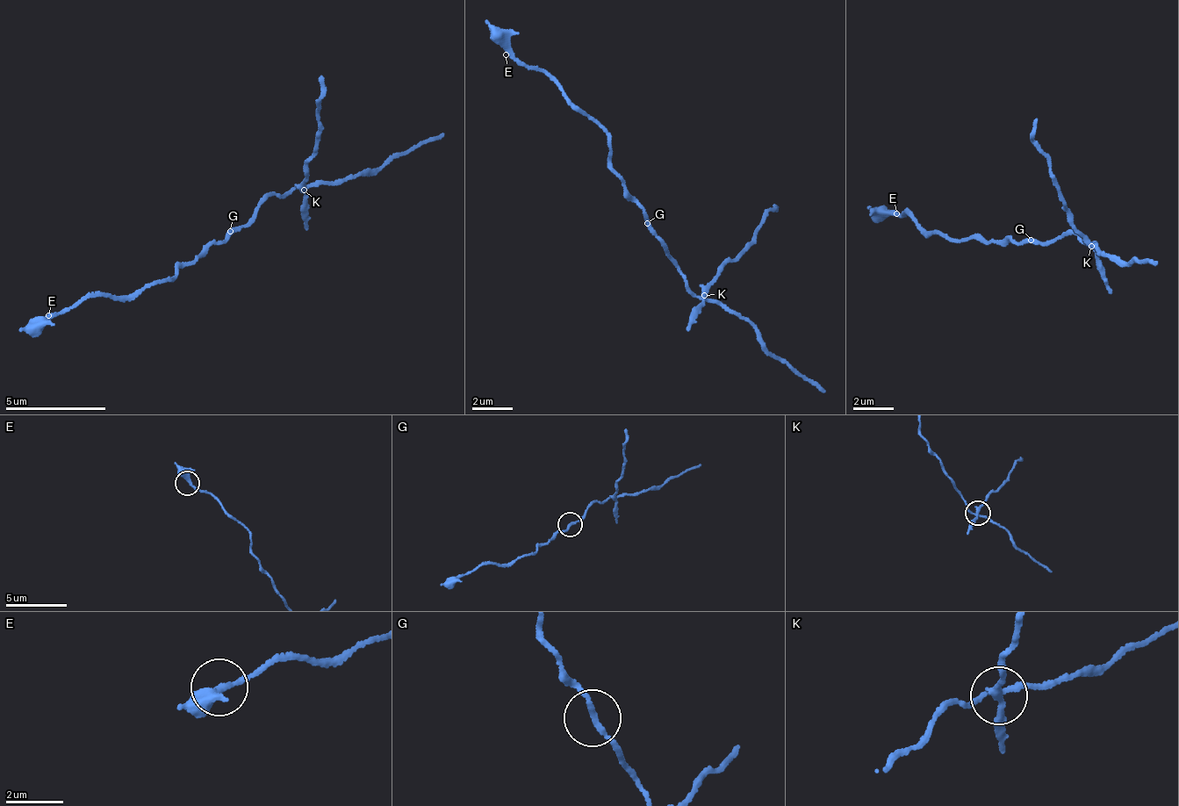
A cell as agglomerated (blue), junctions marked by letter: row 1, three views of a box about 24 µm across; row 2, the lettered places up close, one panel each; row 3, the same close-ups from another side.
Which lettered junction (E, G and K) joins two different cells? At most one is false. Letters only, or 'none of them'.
K

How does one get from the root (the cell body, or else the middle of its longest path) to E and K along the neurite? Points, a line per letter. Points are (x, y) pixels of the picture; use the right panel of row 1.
E: (1024, 241), (950, 237), (936, 228), (930, 233), (907, 212), (896, 213)
K: (1024, 241), (1042, 244), (1055, 243), (1072, 234), (1095, 244), (1092, 248)

